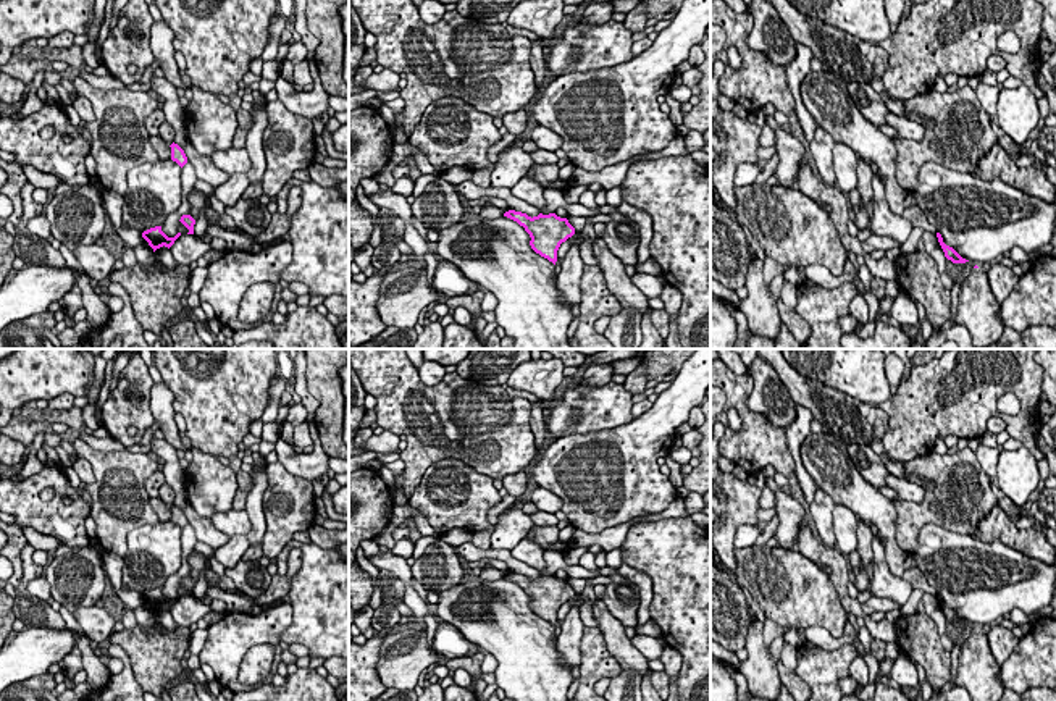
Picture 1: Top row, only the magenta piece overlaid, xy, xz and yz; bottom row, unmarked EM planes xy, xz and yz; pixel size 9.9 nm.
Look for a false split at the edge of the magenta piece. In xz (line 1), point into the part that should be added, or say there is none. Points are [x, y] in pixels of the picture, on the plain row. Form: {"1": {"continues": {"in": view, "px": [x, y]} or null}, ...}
{"1": {"continues": null}}

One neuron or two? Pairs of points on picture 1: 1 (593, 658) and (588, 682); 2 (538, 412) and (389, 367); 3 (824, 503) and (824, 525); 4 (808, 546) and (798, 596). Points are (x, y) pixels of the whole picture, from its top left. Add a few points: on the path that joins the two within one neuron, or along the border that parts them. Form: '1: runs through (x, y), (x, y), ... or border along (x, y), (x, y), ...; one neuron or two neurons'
1: runs through (593, 664), (590, 675); one neuron
2: border along (530, 404), (530, 430), (536, 448); two neurons
3: runs through (824, 507), (824, 520); one neuron
4: border along (796, 548), (821, 569); two neurons

